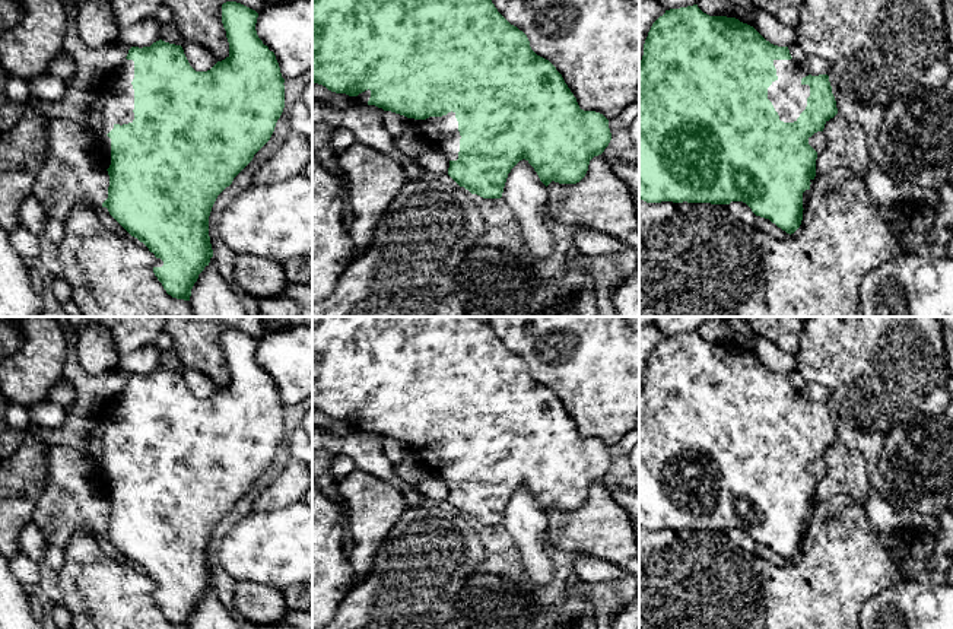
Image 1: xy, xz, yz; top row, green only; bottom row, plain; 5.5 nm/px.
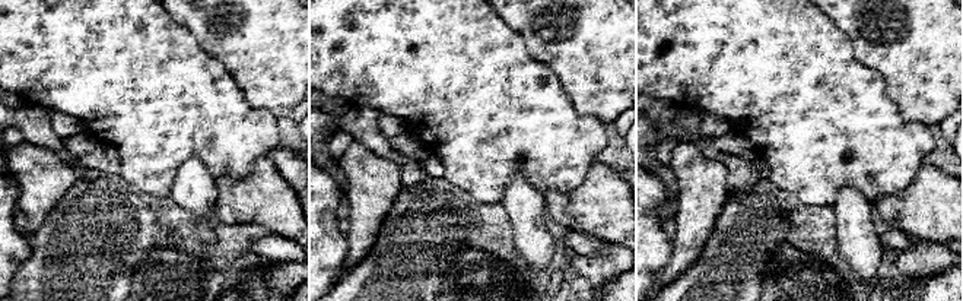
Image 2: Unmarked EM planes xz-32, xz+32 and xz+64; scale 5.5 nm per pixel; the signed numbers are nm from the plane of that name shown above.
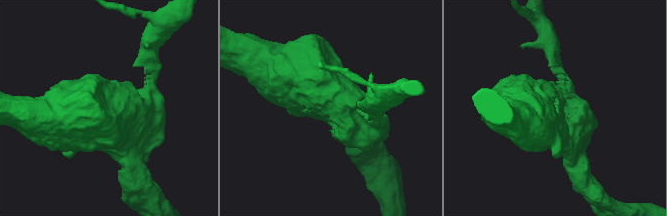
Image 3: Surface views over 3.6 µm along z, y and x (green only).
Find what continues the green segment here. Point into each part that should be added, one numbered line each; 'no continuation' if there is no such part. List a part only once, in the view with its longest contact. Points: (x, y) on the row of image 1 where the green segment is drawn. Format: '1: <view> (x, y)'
1: yz (788, 97)

